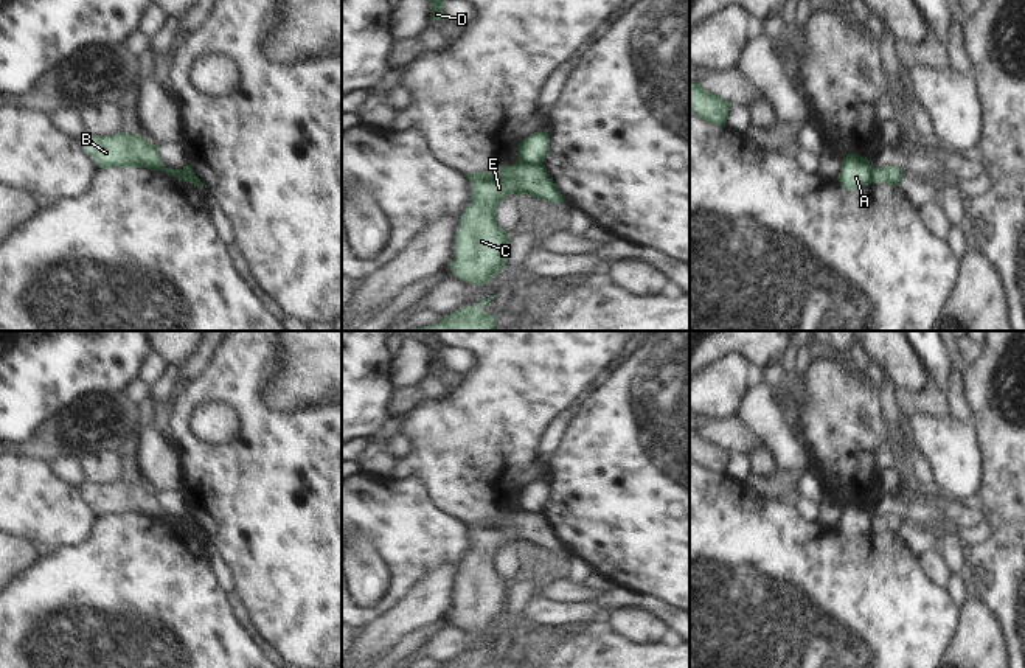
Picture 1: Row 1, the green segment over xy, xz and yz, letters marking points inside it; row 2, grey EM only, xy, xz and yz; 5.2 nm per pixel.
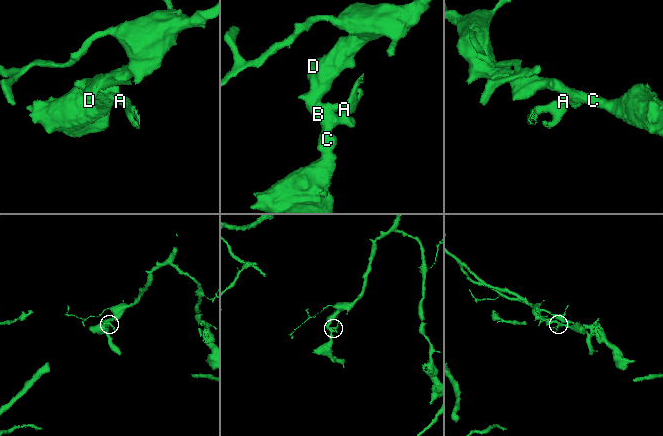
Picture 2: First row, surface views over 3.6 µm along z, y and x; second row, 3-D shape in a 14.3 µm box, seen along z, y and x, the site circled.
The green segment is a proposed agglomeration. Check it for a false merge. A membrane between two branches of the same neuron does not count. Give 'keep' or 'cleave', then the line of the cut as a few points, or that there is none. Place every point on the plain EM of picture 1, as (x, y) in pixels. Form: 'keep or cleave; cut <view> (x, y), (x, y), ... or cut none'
cleave; cut xz (519, 507), (528, 511), (541, 511)

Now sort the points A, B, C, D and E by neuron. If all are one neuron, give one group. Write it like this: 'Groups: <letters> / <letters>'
Groups: A / B C D E

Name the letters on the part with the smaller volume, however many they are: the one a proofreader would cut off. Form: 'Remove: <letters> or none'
Remove: A

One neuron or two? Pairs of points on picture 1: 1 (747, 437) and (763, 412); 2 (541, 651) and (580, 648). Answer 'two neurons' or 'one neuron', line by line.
1: two neurons
2: two neurons

